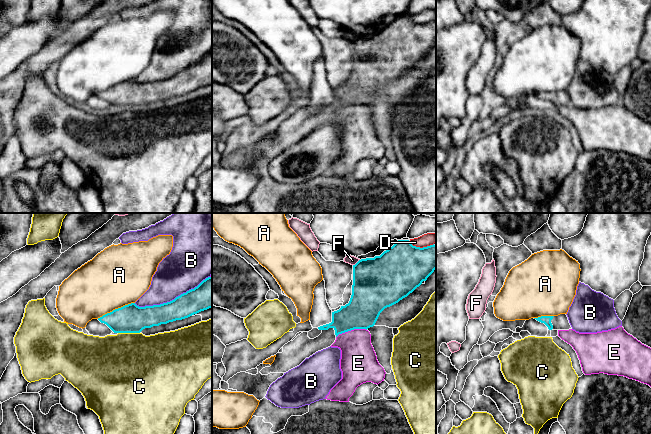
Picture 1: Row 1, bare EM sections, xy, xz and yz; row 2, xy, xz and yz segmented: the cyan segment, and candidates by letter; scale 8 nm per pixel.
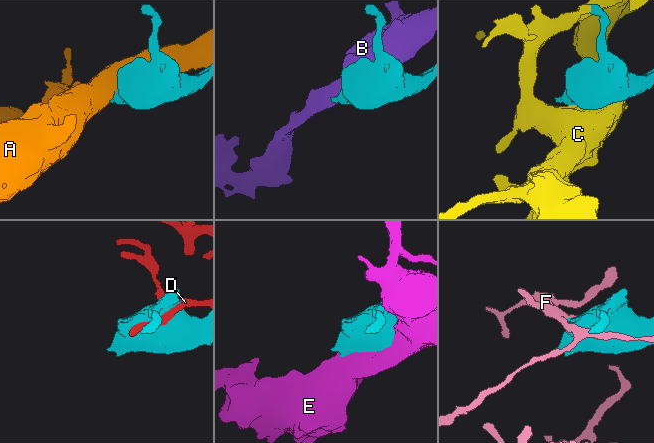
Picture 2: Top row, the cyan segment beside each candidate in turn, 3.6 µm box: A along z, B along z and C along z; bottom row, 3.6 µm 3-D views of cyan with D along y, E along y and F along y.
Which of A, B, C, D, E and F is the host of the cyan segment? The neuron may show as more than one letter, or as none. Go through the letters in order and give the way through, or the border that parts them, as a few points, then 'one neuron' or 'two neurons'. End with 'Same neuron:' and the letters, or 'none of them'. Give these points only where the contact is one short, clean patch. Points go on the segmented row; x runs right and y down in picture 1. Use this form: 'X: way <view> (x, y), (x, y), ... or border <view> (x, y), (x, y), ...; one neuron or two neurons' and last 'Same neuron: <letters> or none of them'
A: two neurons
B: two neurons
C: two neurons
D: two neurons
E: two neurons
F: two neurons
Same neuron: none of them

